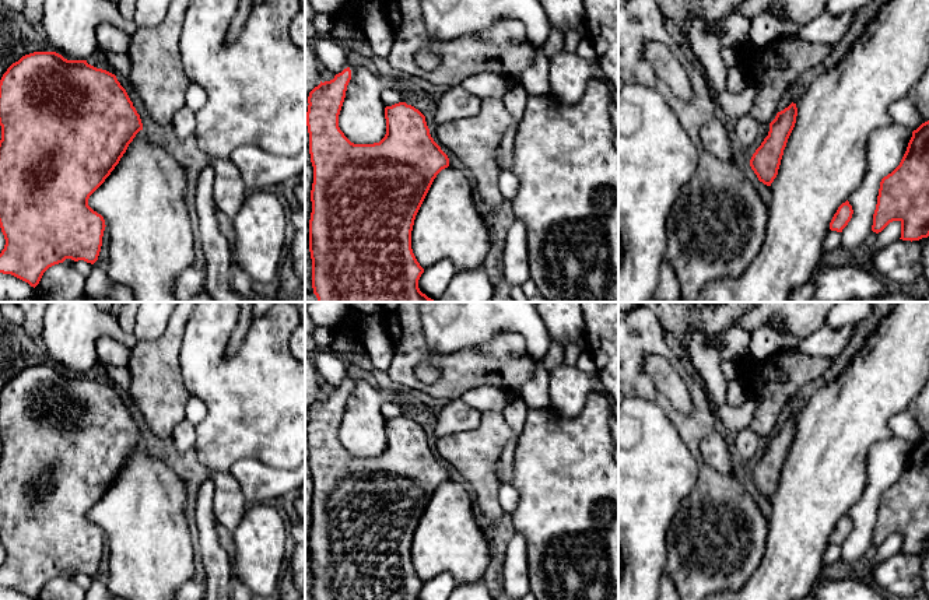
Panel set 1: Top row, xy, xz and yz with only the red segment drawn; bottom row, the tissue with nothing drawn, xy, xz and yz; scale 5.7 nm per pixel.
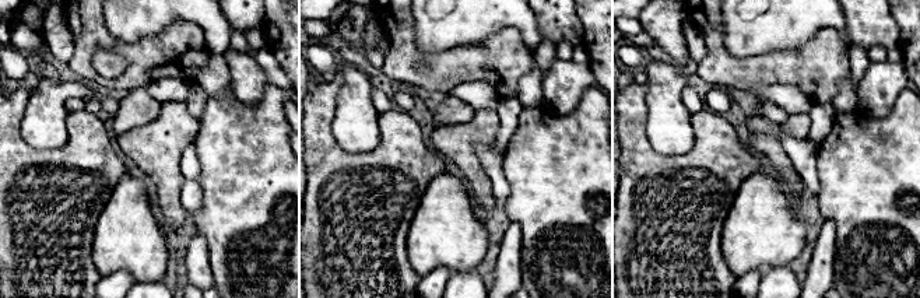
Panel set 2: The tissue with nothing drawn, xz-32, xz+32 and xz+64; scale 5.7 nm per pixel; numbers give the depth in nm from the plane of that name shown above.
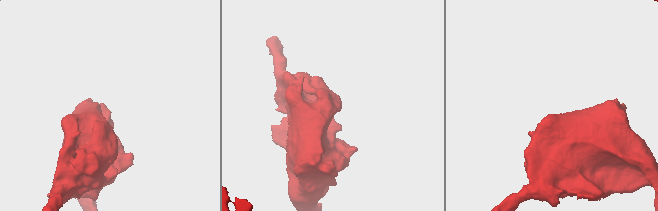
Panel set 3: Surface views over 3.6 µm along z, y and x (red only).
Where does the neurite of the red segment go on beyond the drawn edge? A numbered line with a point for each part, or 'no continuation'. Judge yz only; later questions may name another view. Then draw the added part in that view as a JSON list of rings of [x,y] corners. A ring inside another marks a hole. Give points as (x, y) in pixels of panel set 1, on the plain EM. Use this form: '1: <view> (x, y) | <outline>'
1: yz (774, 382) | [[[788,347],[778,350],[761,364],[737,358],[739,380],[757,400],[750,428],[761,438],[770,438],[786,404],[809,382],[831,368],[827,357],[811,357]]]

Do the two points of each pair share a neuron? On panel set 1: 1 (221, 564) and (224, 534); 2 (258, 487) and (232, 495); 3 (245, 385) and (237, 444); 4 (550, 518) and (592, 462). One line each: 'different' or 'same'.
1: different
2: different
3: same
4: same

